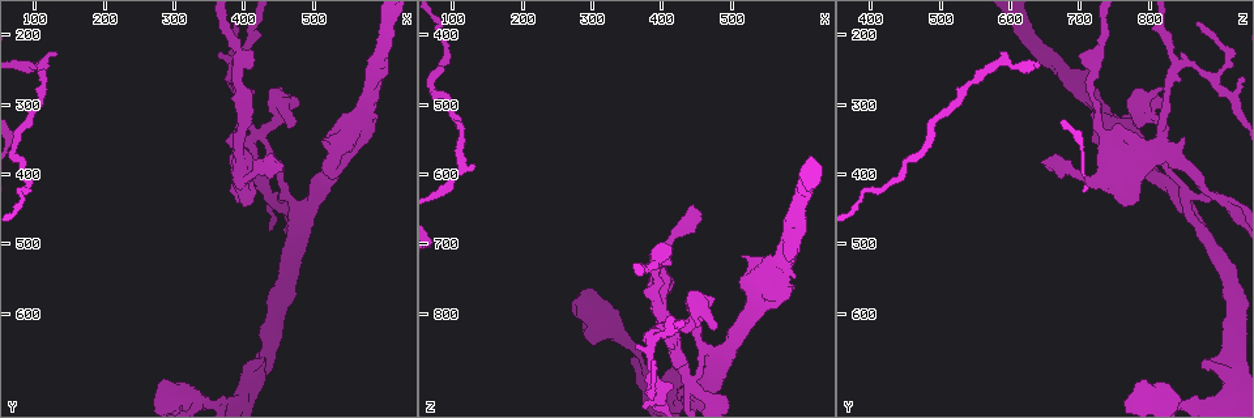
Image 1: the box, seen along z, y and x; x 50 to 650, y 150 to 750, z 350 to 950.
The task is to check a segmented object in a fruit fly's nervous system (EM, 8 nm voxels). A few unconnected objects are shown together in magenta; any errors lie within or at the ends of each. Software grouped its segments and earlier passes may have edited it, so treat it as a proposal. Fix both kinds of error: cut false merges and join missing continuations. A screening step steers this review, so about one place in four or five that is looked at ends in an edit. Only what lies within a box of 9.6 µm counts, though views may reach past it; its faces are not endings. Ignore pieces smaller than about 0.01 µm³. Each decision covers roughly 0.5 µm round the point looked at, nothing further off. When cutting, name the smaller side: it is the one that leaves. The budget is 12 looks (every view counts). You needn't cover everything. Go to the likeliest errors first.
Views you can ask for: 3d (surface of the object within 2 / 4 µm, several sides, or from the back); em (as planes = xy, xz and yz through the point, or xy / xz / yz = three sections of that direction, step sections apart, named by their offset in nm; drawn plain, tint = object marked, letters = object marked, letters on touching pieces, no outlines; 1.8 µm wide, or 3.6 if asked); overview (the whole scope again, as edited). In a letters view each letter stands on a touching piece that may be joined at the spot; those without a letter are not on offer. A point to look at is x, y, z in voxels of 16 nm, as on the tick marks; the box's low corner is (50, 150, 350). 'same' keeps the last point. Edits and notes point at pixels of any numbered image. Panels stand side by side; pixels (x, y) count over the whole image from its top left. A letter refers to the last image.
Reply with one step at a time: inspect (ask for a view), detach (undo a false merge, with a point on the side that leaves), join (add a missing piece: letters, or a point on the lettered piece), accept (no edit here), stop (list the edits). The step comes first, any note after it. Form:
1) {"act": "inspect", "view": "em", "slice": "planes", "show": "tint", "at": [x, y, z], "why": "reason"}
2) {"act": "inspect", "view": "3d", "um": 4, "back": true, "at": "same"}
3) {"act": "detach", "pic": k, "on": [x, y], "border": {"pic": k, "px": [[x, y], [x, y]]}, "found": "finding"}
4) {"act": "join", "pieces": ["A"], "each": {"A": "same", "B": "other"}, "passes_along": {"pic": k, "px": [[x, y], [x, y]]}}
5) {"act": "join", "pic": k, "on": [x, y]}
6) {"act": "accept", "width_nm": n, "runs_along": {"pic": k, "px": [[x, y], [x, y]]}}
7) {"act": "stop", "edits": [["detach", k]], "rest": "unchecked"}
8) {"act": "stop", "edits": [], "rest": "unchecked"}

{"act": "inspect", "view": "3d", "um": 4, "at": [425, 345, 820], "why": "abrupt turn"}

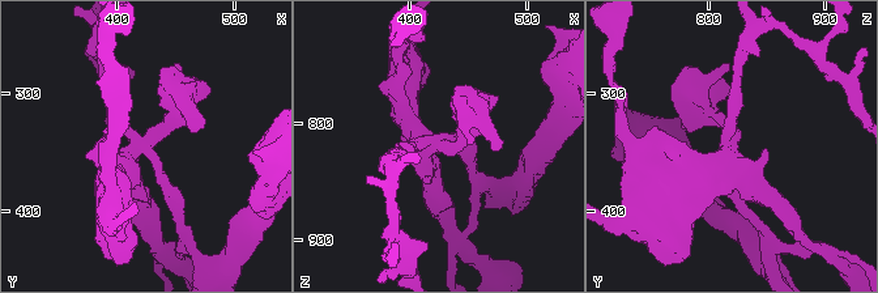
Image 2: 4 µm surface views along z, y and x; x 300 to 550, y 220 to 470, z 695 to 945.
{"act": "inspect", "view": "em", "slice": "planes", "show": "letters", "at": [422, 348, 816], "why": "now the EM"}

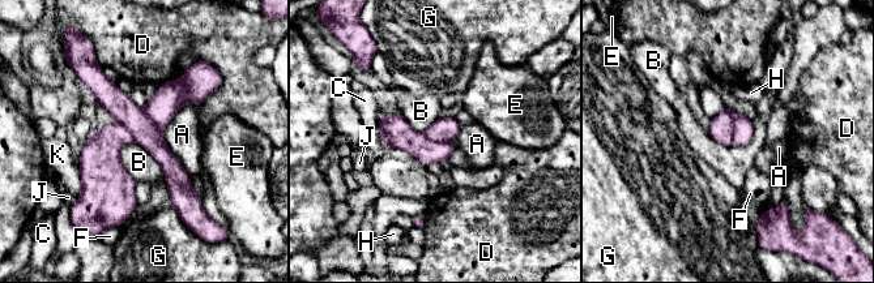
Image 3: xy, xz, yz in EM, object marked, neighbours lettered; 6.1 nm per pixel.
{"act": "detach", "pic": 3, "on": [744, 129], "each": {"A": "other", "B": "other", "C": "other", "D": "other", "E": "other", "F": "other", "G": "other", "H": "other", "J": "other", "K": "other"}, "border": {"pic": 3, "px": [[729, 111], [733, 145]]}, "found": "a second neuron is stuck on"}

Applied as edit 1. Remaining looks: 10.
{"act": "inspect", "view": "overview", "why": "redraw"}

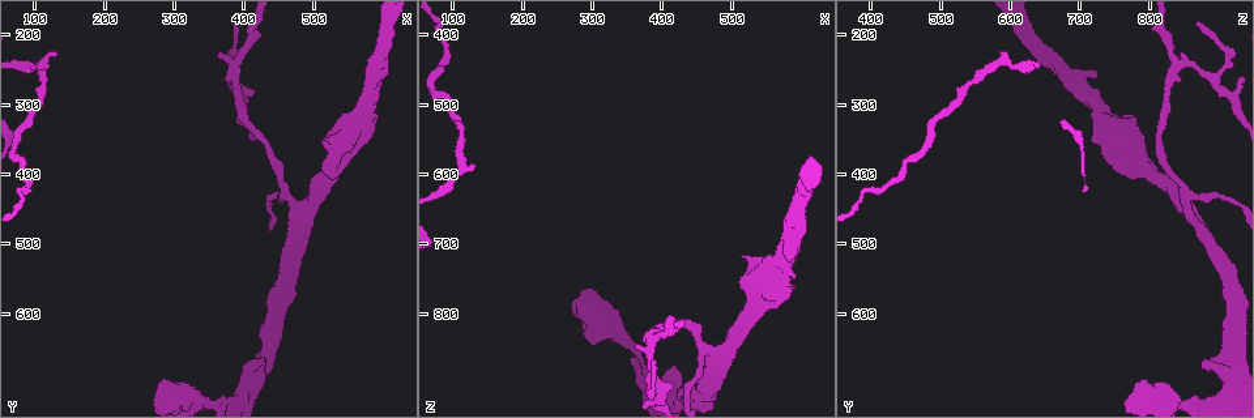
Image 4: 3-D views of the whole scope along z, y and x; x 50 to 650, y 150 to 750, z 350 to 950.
{"act": "inspect", "view": "em", "slice": "planes", "show": "tint", "at": [495, 450, 850], "why": "four arms meet"}

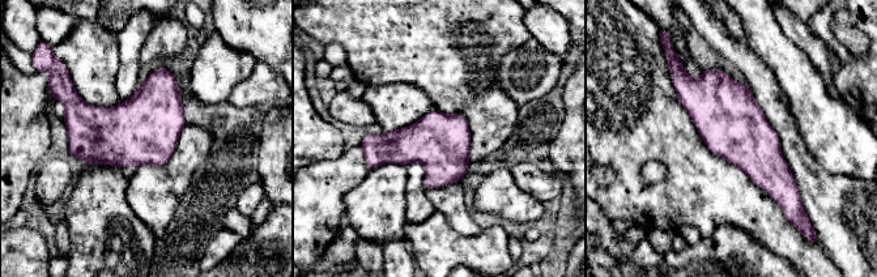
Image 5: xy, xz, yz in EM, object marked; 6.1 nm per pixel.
{"act": "inspect", "view": "em", "slice": "planes", "show": "letters", "at": "same"}

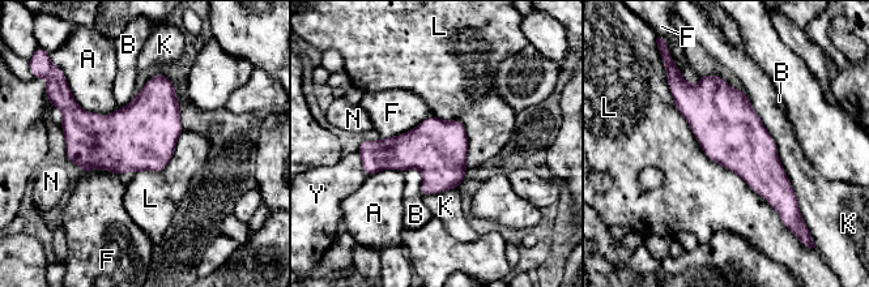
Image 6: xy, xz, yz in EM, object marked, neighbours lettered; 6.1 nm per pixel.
{"act": "accept", "each": {"A": "other", "B": "other", "F": "other", "K": "other", "L": "other", "N": "other", "Y": "other"}, "found": "one neuron here"}

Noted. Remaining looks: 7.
{"act": "inspect", "view": "3d", "um": 4, "back": true, "at": [400, 715, 920], "why": "calibre changes"}

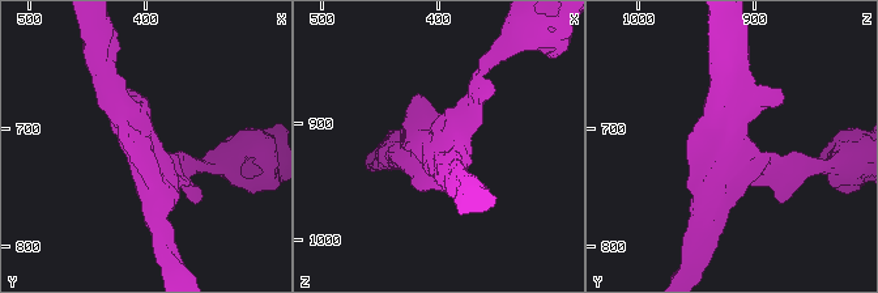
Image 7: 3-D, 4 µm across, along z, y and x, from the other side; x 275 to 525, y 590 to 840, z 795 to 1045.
{"act": "inspect", "view": "em", "um": 3.6, "slice": "xz", "step": 4, "show": "tint", "at": [404, 716, 922], "why": "shape alone is not enough"}

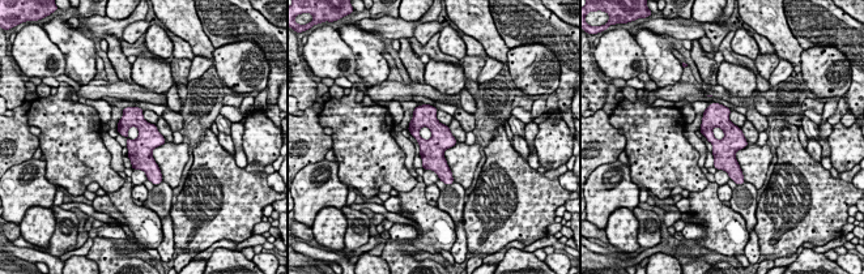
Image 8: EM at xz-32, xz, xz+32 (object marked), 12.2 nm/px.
{"act": "inspect", "view": "em", "um": 3.6, "slice": "planes", "show": "letters", "at": "same", "why": "another direction"}

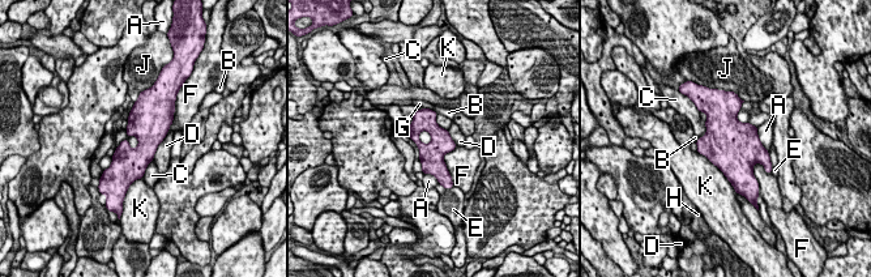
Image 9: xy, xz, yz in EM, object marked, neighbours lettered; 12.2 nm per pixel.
{"act": "accept", "width_nm": 280, "each": {"A": "other", "B": "other", "C": "other", "D": "other", "E": "other", "F": "other", "G": "other", "H": "other", "J": "other", "K": "other"}, "runs_along": {"pic": 9, "px": [[425, 111], [436, 132], [442, 178]]}, "found": "all the same neuron"}

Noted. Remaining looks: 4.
{"act": "inspect", "view": "3d", "um": 2, "at": [305, 715, 810], "why": "abrupt turn"}

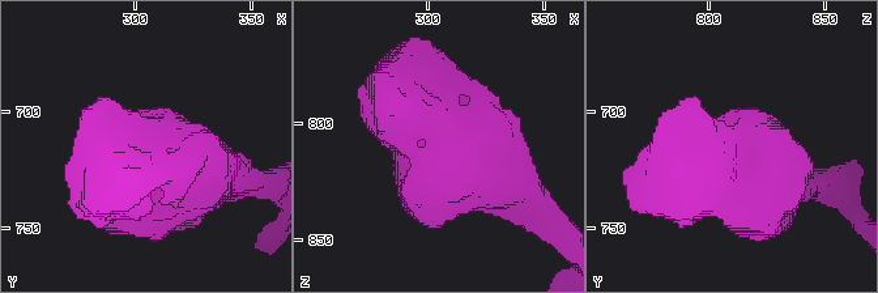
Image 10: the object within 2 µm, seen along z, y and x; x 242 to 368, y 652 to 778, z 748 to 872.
{"act": "inspect", "view": "em", "slice": "xy", "step": 4, "show": "tint", "at": [306, 716, 810], "why": "now the EM"}

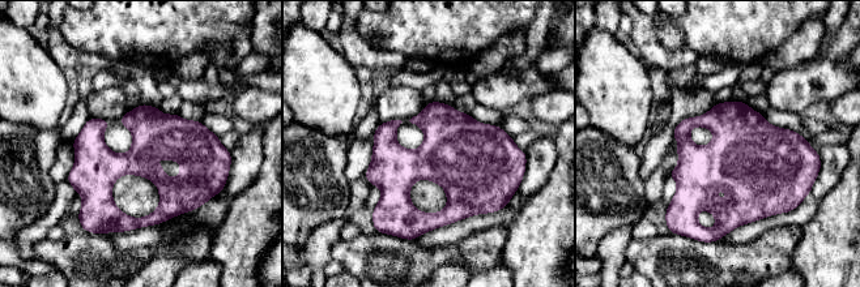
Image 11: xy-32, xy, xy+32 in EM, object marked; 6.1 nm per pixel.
{"act": "inspect", "view": "em", "slice": "planes", "show": "letters", "at": "same"}

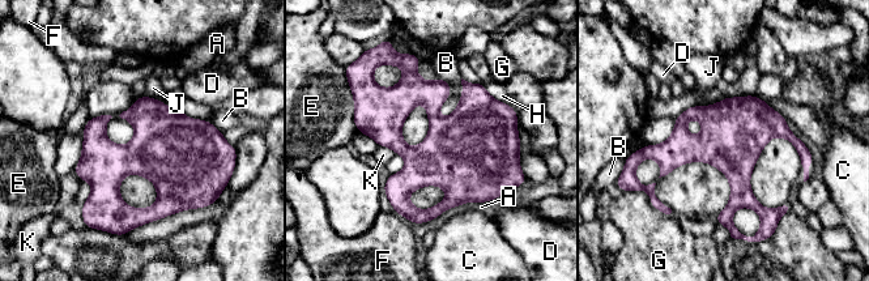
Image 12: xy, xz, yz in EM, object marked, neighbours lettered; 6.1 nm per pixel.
{"act": "accept", "each": {"A": "other", "B": "other", "C": "other", "D": "other", "E": "other", "F": "other", "G": "other", "H": "other", "J": "other", "K": "other"}, "found": "all the same neuron"}

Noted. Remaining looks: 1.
{"act": "stop", "edits": [["detach", 3]], "rest": "unchecked"}

